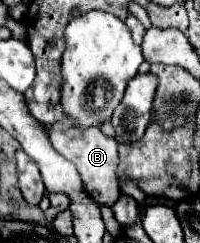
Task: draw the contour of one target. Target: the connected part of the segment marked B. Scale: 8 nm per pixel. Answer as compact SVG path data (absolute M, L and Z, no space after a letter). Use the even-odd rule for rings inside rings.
M68 128L62 132L50 130L50 142L56 152L60 152L64 158L76 164L86 190L94 196L94 200L102 206L112 206L118 196L120 196L120 186L118 186L118 142L114 138L108 138L102 134L100 128L88 128L88 130L78 130L78 128Z

